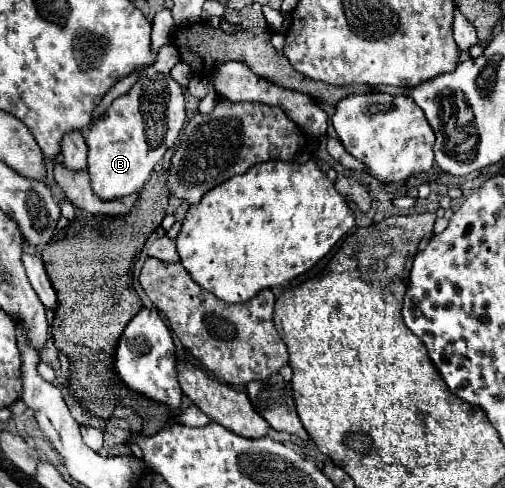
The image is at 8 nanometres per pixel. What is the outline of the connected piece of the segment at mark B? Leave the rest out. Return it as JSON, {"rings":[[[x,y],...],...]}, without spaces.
{"rings":[[[165,43],[159,51],[157,63],[141,75],[127,95],[117,97],[107,113],[89,129],[85,137],[89,147],[89,177],[93,193],[99,199],[113,201],[141,191],[155,165],[161,163],[165,151],[179,137],[179,131],[185,125],[185,101],[183,89],[169,75],[177,63],[177,47],[173,43]]]}

